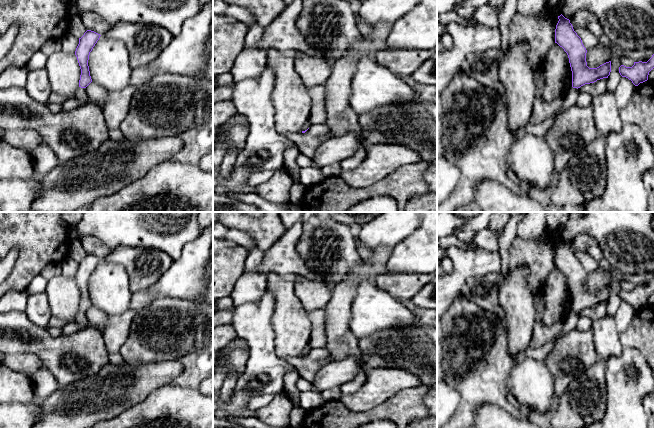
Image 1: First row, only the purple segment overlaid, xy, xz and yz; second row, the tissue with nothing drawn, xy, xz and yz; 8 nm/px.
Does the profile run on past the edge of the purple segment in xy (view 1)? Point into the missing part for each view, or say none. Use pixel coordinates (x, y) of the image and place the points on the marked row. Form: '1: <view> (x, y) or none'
1: xy (81, 94)

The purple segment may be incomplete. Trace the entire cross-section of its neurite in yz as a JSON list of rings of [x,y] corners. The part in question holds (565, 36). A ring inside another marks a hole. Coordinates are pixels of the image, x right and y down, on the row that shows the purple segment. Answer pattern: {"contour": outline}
{"contour": [[[562,14],[558,16],[558,23],[555,29],[555,43],[564,49],[569,58],[569,63],[572,71],[572,87],[569,90],[560,110],[545,121],[526,127],[526,132],[531,133],[537,137],[545,138],[553,126],[556,118],[577,104],[577,97],[579,95],[578,89],[585,85],[594,83],[597,80],[608,78],[611,72],[611,61],[600,65],[597,68],[589,68],[586,62],[587,50],[584,47],[581,38],[574,31],[570,20],[565,18]]]}

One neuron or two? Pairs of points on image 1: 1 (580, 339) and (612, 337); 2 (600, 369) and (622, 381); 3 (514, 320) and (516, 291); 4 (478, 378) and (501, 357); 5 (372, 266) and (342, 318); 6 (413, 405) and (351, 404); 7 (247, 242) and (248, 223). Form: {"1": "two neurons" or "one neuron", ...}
{"1": "two neurons", "2": "two neurons", "3": "one neuron", "4": "one neuron", "5": "one neuron", "6": "two neurons", "7": "two neurons"}

